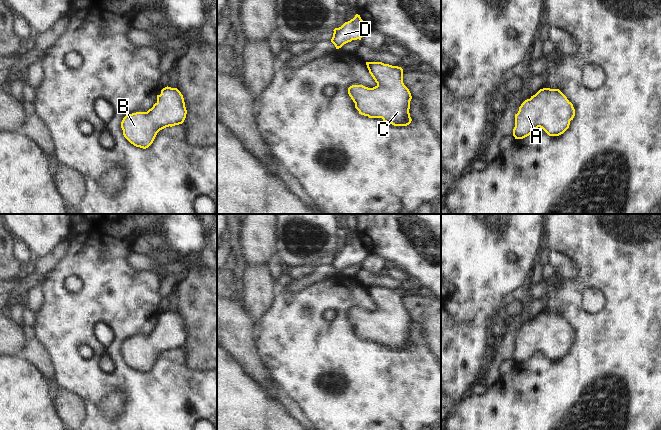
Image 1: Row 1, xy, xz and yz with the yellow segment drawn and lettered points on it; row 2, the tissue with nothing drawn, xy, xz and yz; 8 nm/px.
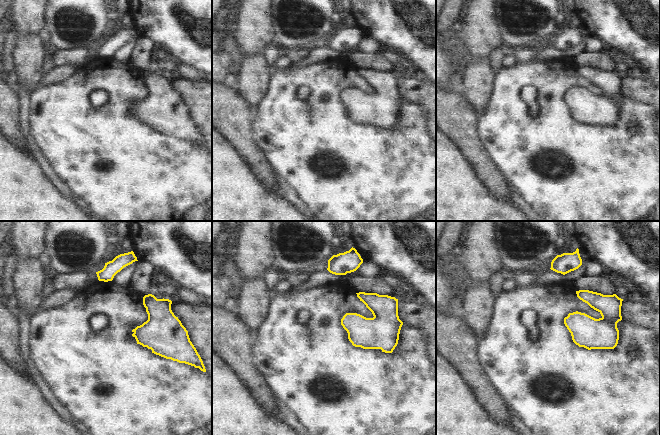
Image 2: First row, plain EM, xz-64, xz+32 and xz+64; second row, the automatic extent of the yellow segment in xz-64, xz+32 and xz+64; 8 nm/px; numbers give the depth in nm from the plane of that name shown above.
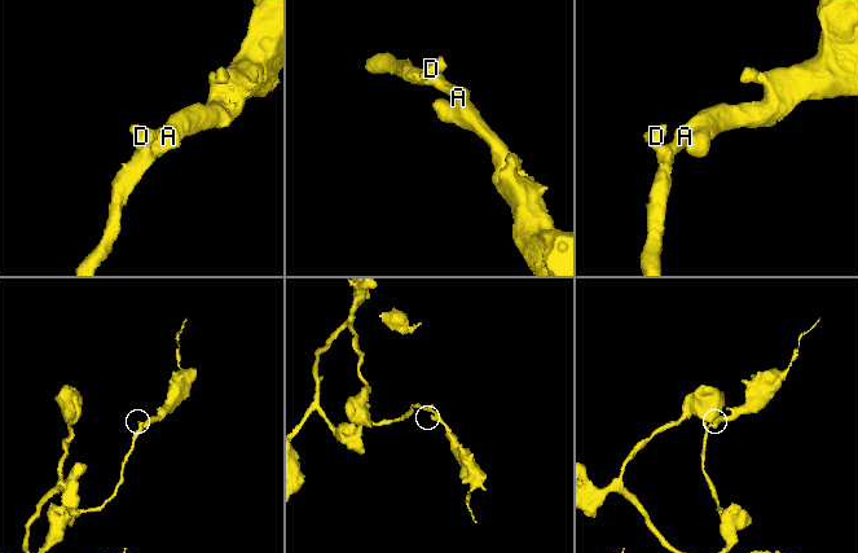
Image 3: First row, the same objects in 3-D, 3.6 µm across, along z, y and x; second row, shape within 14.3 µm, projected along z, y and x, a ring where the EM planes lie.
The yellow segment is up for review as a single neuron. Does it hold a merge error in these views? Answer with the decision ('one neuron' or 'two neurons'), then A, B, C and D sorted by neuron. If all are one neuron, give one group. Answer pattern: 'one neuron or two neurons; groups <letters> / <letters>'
one neuron; groups A B C D

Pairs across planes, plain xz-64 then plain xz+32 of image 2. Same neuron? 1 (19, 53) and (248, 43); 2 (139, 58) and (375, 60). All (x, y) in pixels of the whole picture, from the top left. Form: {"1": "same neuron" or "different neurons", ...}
{"1": "different neurons", "2": "different neurons"}

